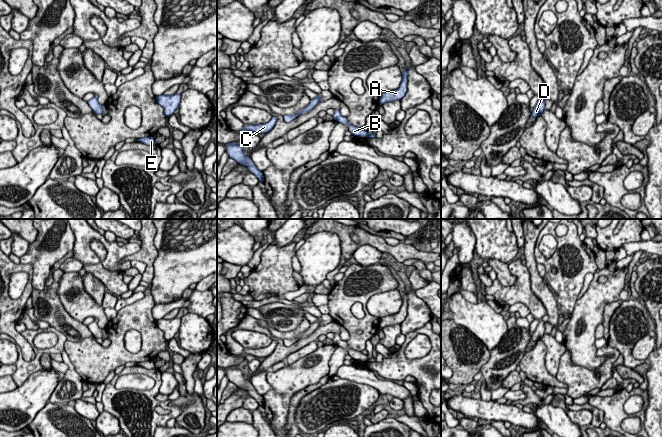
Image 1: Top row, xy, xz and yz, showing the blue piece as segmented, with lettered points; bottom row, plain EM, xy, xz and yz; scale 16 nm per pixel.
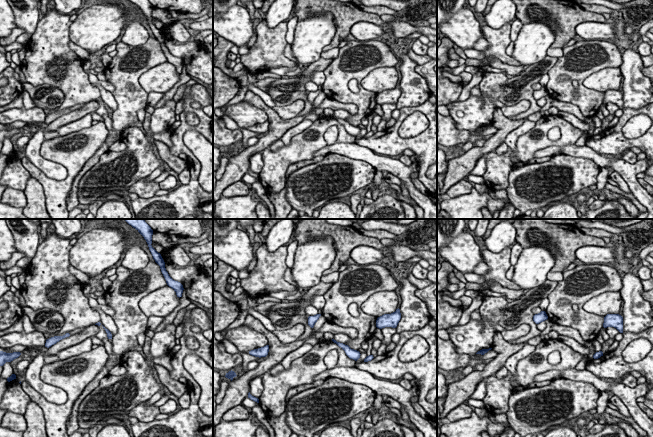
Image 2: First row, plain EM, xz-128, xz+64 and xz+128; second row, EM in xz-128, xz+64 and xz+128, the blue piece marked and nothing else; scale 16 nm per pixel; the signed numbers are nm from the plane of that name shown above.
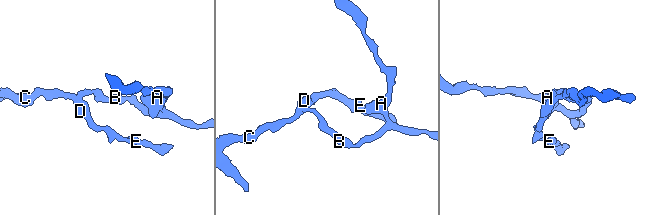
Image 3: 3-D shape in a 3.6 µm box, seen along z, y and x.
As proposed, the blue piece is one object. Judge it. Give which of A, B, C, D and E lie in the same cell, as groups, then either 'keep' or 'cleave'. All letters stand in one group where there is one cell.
A B / C D E; cleave

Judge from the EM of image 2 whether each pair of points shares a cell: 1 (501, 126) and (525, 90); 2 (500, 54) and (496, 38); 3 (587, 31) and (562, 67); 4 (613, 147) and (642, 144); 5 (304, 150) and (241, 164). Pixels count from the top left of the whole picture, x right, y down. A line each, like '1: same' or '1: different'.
1: different
2: same
3: different
4: same
5: different

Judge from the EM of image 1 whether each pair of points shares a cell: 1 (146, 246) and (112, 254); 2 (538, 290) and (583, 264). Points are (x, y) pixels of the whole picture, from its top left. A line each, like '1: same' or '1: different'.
1: different
2: different

